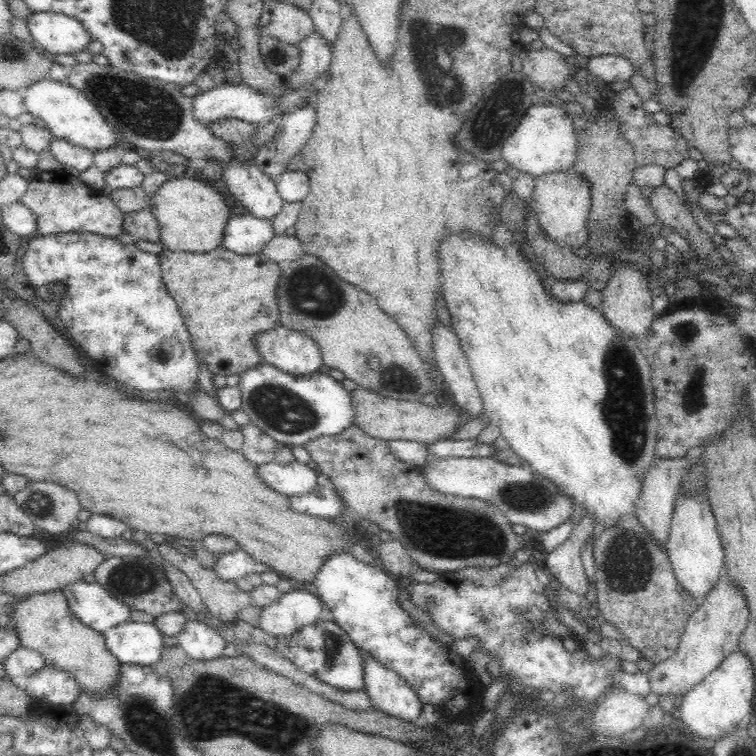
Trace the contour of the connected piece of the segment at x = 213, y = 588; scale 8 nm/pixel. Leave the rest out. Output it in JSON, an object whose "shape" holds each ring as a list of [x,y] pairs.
{"shape":[[[170,541],[163,542],[158,545],[156,552],[162,559],[166,559],[170,565],[174,565],[180,569],[190,582],[196,588],[196,591],[200,593],[202,601],[206,604],[206,607],[210,609],[210,613],[222,621],[232,622],[238,620],[240,611],[251,604],[251,596],[248,591],[240,590],[235,581],[222,580],[218,578],[218,574],[212,568],[204,567],[198,560],[195,559],[192,552],[188,549],[182,549],[176,544],[172,544]]]}

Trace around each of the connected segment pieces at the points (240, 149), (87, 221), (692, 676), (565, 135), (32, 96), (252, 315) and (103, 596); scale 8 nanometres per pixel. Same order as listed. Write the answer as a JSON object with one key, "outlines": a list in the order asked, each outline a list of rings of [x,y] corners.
{"outlines":[[[[239,118],[222,119],[212,121],[209,125],[211,131],[232,145],[232,159],[254,159],[258,148],[251,144],[251,134],[255,131],[257,124],[246,122]]],[[[37,171],[29,183],[20,202],[36,215],[36,232],[33,236],[48,236],[58,233],[93,233],[117,237],[124,232],[123,212],[109,196],[82,184],[66,172]]],[[[722,572],[698,608],[690,615],[676,652],[670,658],[654,664],[647,673],[650,690],[658,696],[672,694],[680,700],[684,693],[692,690],[709,672],[719,667],[725,656],[737,649],[748,618],[750,611],[742,589],[728,581],[728,577]]],[[[536,102],[518,121],[514,134],[504,142],[502,156],[508,165],[526,172],[536,178],[544,173],[569,169],[576,160],[577,136],[573,119],[568,117],[562,107],[546,102]]],[[[51,78],[38,80],[21,92],[26,112],[30,112],[34,118],[41,118],[54,137],[67,140],[93,153],[116,146],[115,130],[100,114],[100,109],[83,92],[67,82],[61,83]]],[[[162,246],[157,256],[162,267],[163,282],[168,293],[175,299],[185,324],[190,332],[191,345],[199,361],[214,374],[228,376],[242,374],[248,368],[263,362],[262,355],[254,345],[254,336],[281,326],[280,308],[276,298],[276,286],[281,276],[279,264],[263,253],[238,255],[224,246],[208,253],[190,253],[172,250]]],[[[79,581],[61,590],[68,606],[84,625],[103,633],[129,620],[131,608],[100,586],[98,582]]]]}

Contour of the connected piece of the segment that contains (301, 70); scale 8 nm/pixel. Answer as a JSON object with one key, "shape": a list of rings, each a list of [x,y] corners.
{"shape":[[[313,30],[304,37],[298,48],[300,50],[298,70],[289,76],[287,85],[292,89],[314,84],[320,87],[331,61],[331,45],[318,31]]]}

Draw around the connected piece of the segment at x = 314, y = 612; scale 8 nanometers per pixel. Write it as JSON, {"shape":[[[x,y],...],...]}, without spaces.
{"shape":[[[313,588],[292,589],[261,608],[258,626],[275,638],[288,636],[303,626],[314,624],[320,619],[320,612],[322,599]]]}

